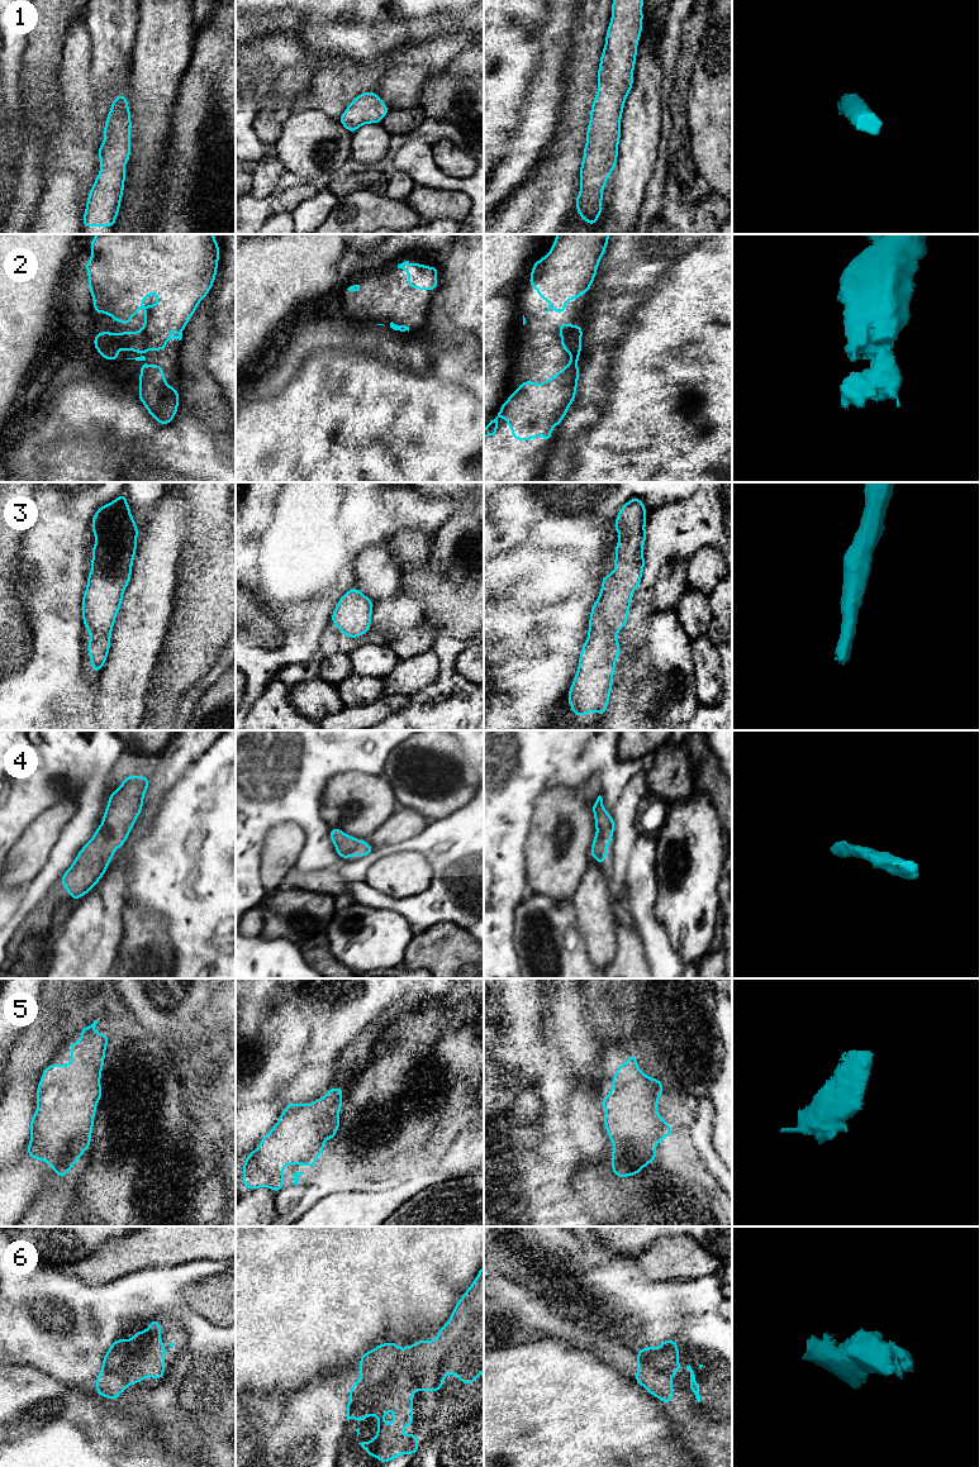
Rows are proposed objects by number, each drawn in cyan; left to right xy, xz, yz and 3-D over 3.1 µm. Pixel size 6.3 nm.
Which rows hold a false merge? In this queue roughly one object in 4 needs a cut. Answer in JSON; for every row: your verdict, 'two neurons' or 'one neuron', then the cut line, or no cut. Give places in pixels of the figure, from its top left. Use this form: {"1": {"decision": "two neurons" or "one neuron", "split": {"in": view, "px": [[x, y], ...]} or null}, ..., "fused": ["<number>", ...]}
{"1": {"decision": "one neuron", "split": null}, "2": {"decision": "one neuron", "split": null}, "3": {"decision": "one neuron", "split": null}, "4": {"decision": "one neuron", "split": null}, "5": {"decision": "one neuron", "split": null}, "6": {"decision": "two neurons", "split": {"in": "xy", "px": [[128, 1339], [114, 1353], [118, 1372], [100, 1375]]}}, "fused": ["6"]}

